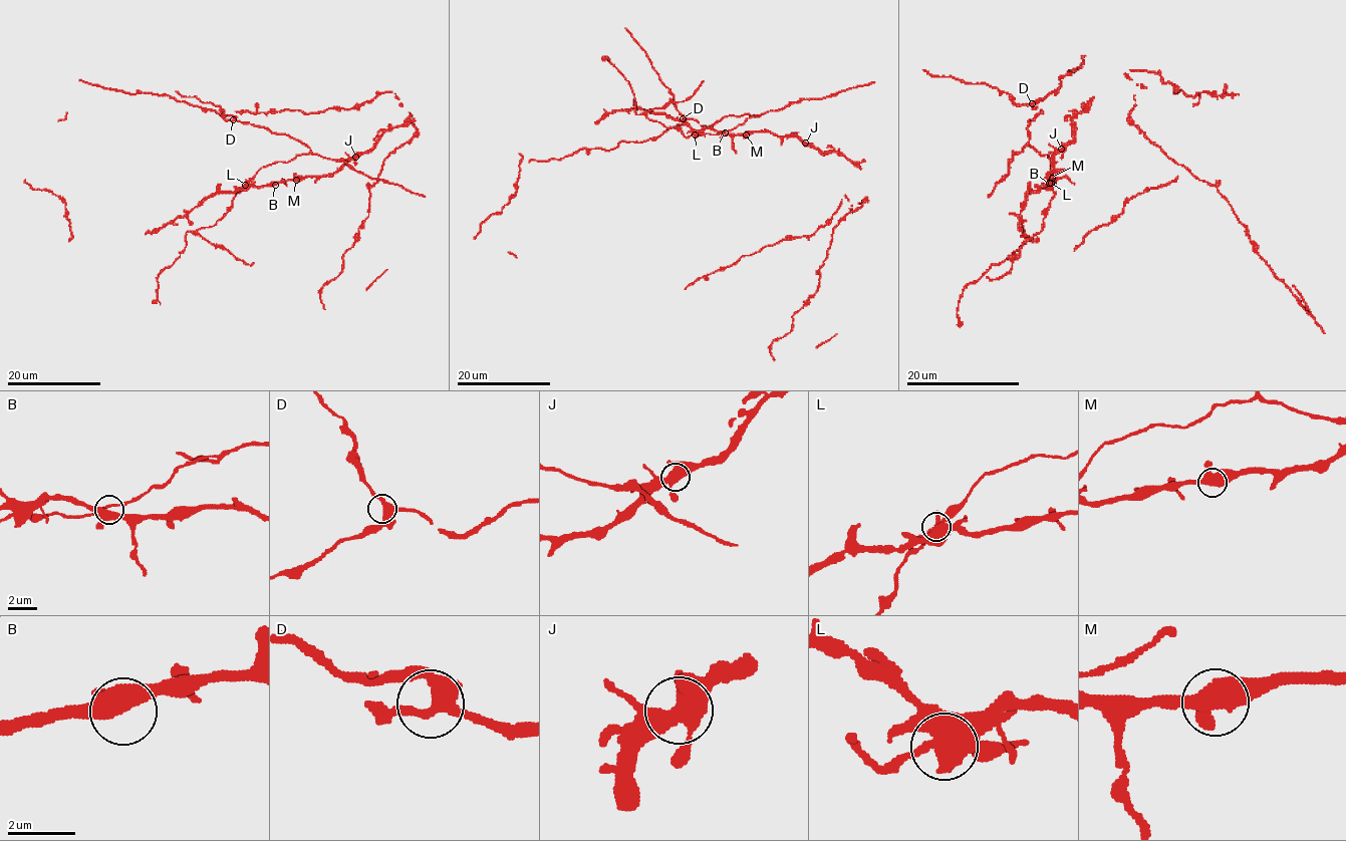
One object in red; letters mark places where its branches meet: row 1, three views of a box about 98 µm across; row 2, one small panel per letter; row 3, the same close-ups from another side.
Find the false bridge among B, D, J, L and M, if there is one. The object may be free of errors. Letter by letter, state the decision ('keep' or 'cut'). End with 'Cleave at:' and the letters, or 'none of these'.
B: keep
D: keep
J: keep
L: keep
M: keep
Cleave at: none of these

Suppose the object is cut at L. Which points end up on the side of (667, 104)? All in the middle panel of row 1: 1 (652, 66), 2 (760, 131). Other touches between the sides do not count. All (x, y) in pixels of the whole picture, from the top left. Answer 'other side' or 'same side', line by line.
1: other side
2: other side

